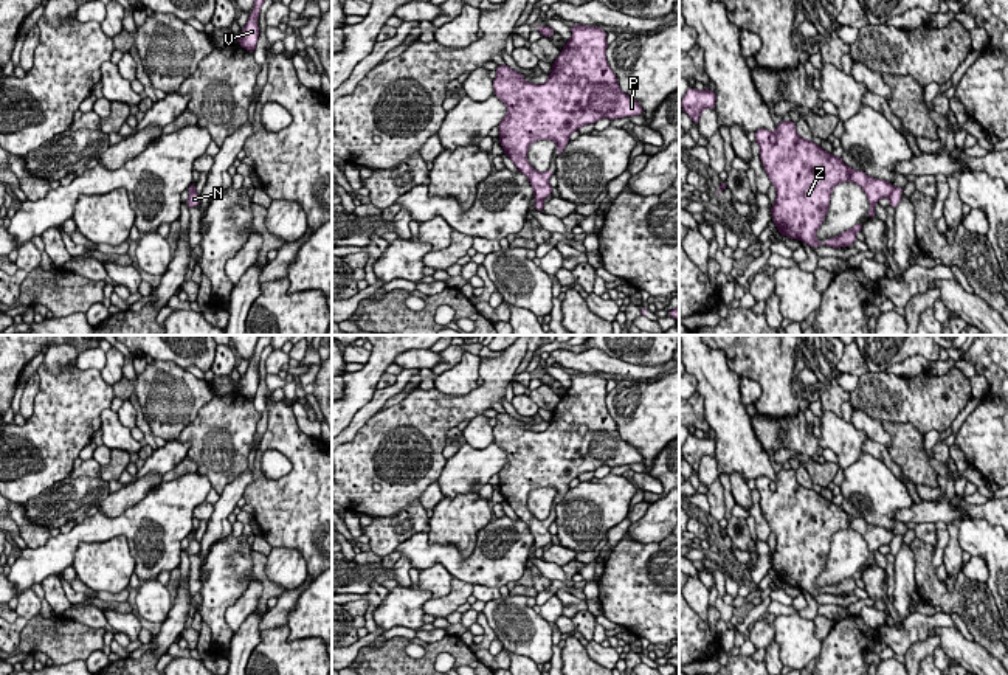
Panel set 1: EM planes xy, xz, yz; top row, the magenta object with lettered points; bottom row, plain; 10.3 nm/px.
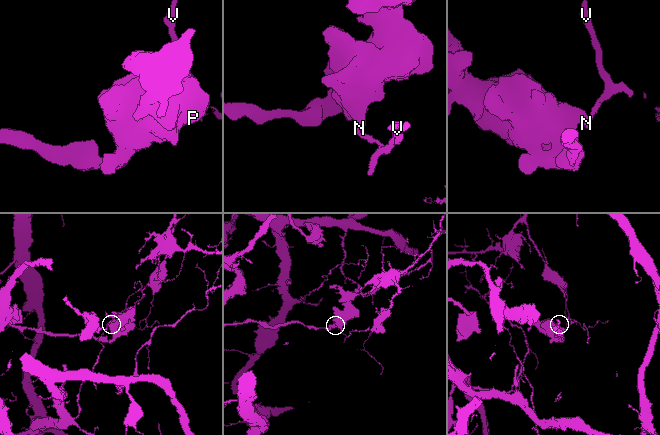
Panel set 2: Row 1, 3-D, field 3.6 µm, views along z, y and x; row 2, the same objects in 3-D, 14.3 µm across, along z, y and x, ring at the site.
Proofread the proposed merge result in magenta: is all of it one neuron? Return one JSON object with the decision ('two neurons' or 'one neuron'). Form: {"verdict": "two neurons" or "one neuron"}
{"verdict": "two neurons"}

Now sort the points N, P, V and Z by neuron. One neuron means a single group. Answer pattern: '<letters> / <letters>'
N V / P Z

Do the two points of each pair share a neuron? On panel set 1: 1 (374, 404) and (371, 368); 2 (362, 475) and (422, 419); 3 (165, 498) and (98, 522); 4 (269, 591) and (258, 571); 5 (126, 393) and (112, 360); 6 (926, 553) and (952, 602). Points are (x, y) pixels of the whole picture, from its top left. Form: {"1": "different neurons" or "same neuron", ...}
{"1": "different neurons", "2": "same neuron", "3": "same neuron", "4": "same neuron", "5": "different neurons", "6": "same neuron"}

